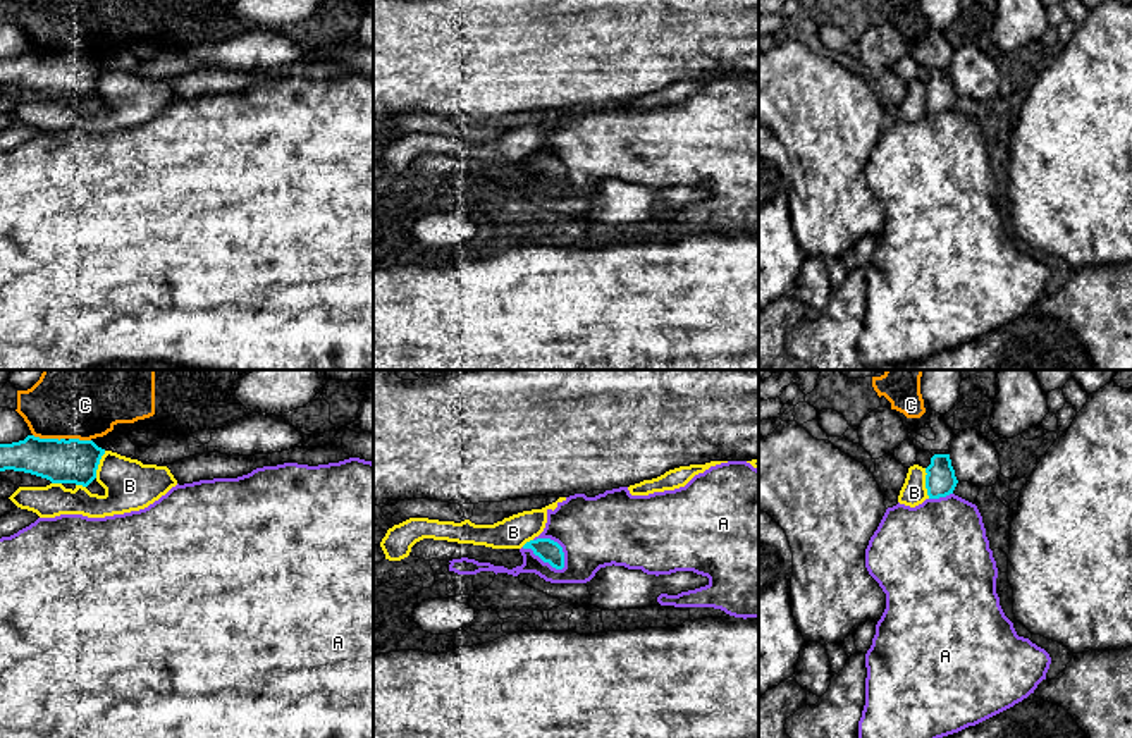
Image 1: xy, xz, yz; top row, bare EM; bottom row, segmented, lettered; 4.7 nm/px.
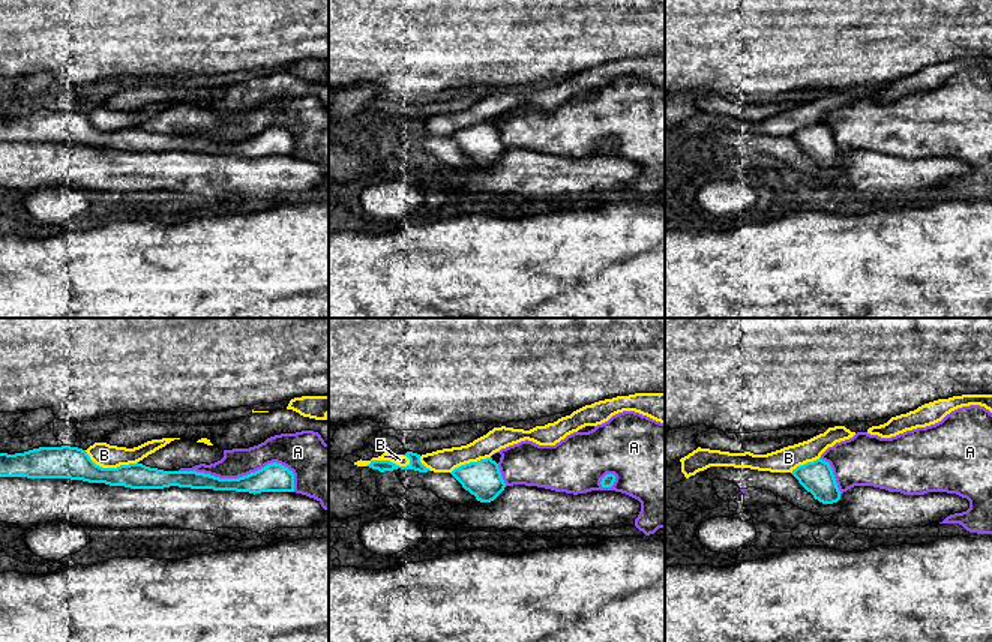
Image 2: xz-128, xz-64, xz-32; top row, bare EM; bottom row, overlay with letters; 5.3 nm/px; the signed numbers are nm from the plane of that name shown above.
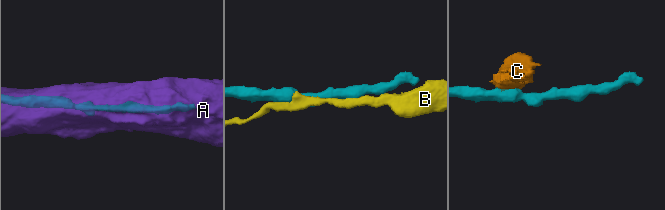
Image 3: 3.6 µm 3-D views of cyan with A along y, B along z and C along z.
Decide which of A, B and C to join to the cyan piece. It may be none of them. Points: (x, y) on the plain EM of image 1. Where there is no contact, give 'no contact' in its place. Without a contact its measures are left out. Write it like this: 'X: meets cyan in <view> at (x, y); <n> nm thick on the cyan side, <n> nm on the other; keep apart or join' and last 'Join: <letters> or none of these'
A: meets cyan in xz at (544, 176); 110 nm thick on the cyan side, 300 nm on the other; keep apart
B: meets cyan in yz at (926, 98); 140 nm thick on the cyan side, 120 nm on the other; keep apart
C: meets cyan in xy at (49, 54); 200 nm thick on the cyan side, 260 nm on the other; keep apart
Join: none of these

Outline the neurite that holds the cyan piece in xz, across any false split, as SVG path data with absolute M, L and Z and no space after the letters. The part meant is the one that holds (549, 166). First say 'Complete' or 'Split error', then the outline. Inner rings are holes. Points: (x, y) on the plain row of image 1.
Complete. M551 153L530 155L523 163L532 163L544 177L549 177L556 184L564 182L564 167L563 162Z

